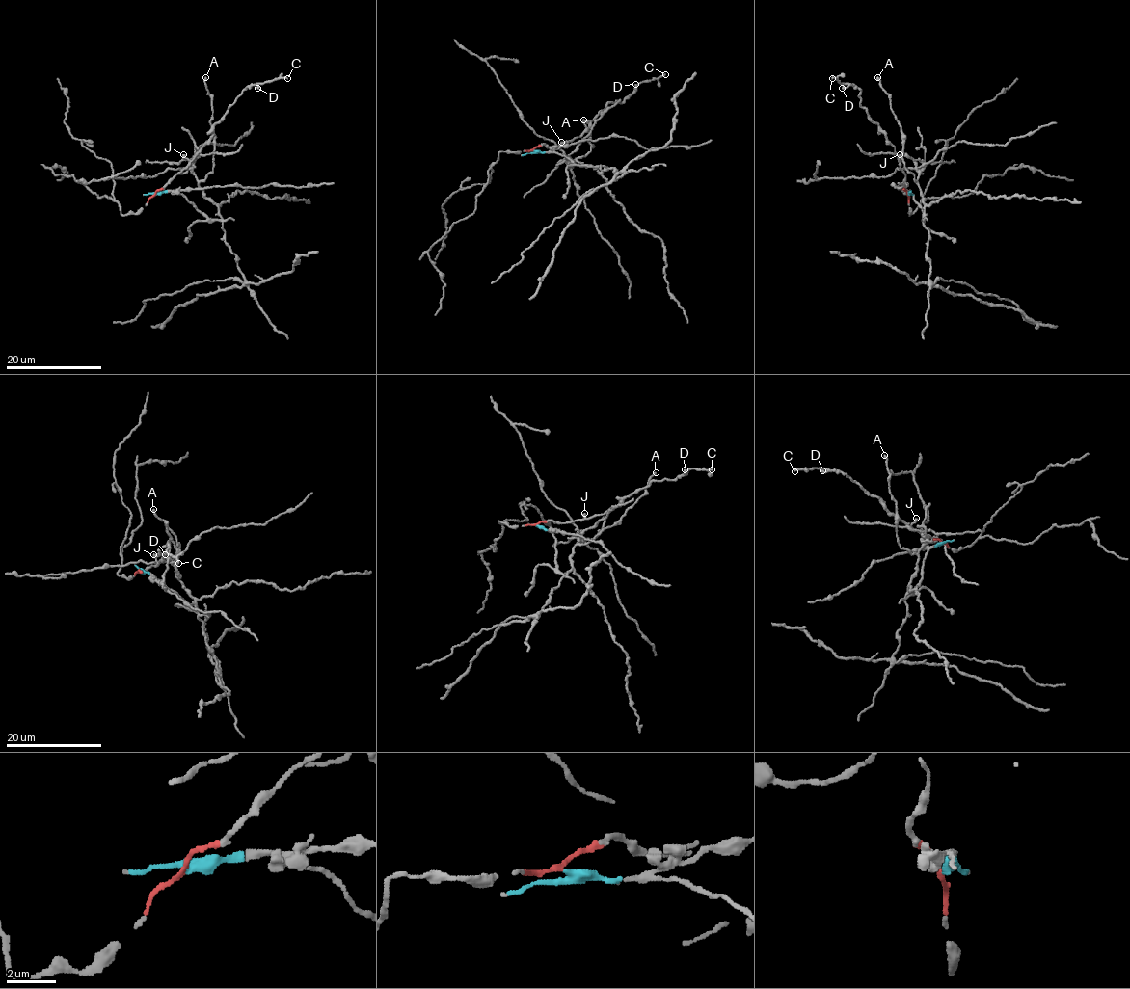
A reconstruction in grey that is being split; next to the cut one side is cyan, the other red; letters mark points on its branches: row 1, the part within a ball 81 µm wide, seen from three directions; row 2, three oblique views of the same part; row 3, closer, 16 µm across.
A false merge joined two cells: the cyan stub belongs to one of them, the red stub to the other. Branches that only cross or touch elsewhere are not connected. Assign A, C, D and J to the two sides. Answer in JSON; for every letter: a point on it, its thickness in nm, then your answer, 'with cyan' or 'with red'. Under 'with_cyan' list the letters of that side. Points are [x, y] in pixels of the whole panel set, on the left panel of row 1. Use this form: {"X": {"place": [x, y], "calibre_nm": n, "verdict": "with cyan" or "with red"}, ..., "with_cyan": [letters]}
{"A": {"place": [205, 77], "calibre_nm": 260, "verdict": "with cyan"}, "C": {"place": [287, 78], "calibre_nm": 180, "verdict": "with red"}, "D": {"place": [257, 88], "calibre_nm": 320, "verdict": "with red"}, "J": {"place": [183, 154], "calibre_nm": 320, "verdict": "with red"}, "with_cyan": ["A"]}

